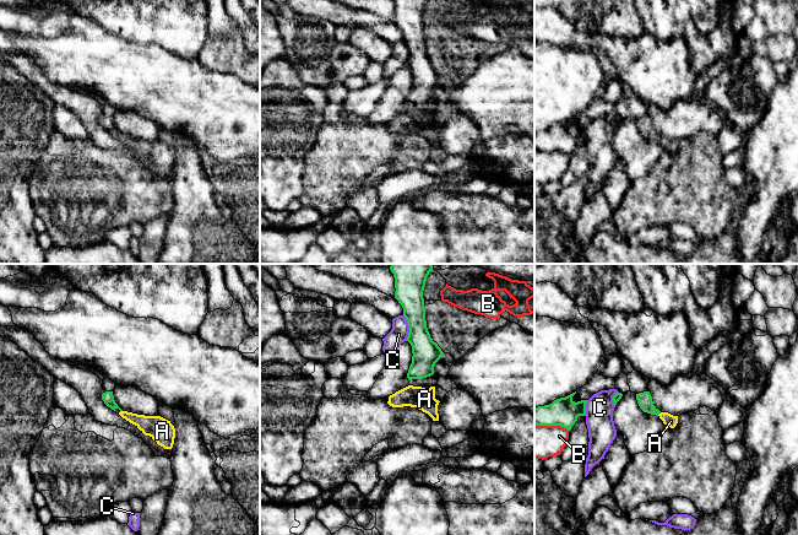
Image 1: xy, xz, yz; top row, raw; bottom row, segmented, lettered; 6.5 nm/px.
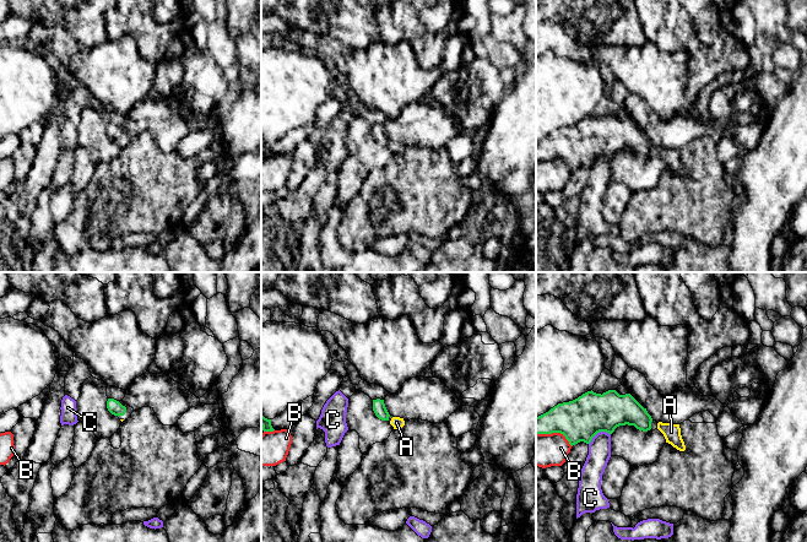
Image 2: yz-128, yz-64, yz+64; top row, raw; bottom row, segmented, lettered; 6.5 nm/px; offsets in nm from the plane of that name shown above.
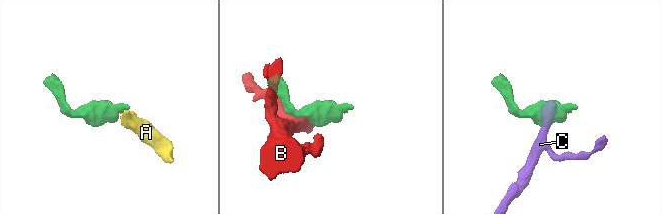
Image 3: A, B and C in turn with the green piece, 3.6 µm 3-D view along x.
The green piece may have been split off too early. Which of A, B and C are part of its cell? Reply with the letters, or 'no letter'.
A

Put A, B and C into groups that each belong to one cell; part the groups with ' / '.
A / B / C

